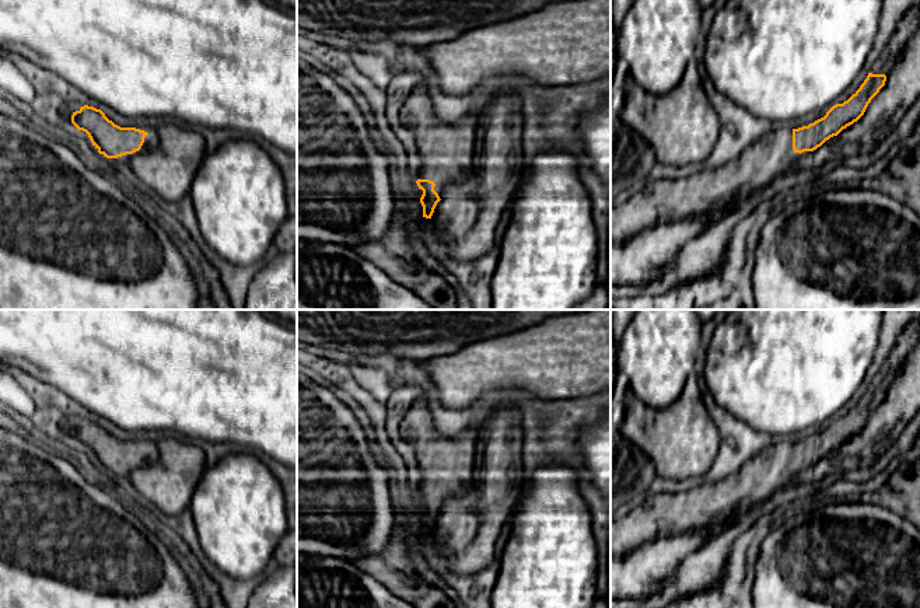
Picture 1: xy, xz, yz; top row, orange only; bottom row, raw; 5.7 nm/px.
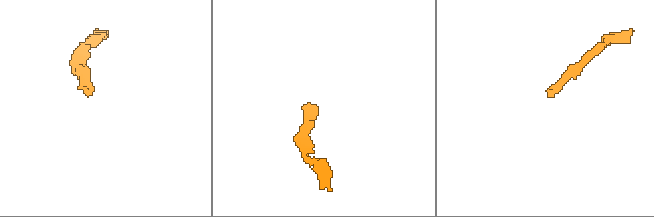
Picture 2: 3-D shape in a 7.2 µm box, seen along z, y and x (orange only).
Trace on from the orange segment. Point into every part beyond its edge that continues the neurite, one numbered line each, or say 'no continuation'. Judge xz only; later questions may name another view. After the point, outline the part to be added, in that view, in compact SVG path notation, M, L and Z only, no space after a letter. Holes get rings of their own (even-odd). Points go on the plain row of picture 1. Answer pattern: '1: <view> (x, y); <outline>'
1: xz (447, 463); M423 391L403 416L400 431L414 444L421 469L421 481L413 495L430 493L445 499L471 485L479 430L466 427L455 437L444 437L434 426Z

